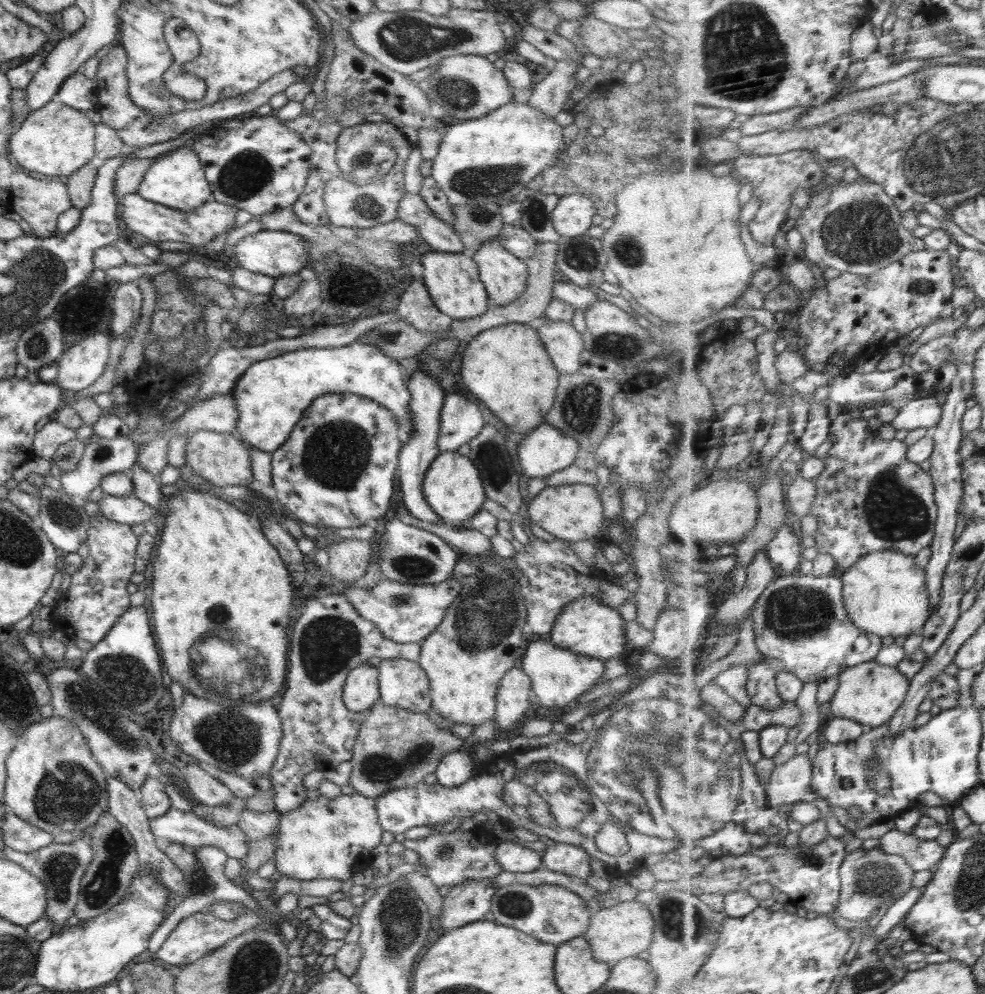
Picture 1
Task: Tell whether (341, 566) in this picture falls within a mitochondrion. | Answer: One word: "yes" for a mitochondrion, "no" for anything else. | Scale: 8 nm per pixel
no

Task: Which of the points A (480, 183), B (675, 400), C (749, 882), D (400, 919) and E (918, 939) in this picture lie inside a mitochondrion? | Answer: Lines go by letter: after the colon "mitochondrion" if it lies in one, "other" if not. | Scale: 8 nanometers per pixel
A: mitochondrion
B: other
C: other
D: mitochondrion
E: other

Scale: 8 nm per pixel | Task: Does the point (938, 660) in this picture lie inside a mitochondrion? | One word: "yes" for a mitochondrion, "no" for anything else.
no

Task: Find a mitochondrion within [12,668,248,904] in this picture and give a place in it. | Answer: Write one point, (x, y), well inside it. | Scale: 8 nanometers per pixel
(67, 792)

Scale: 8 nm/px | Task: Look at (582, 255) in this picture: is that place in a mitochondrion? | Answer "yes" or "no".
yes

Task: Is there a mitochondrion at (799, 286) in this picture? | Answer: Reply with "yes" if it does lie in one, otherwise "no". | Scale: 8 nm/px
no

